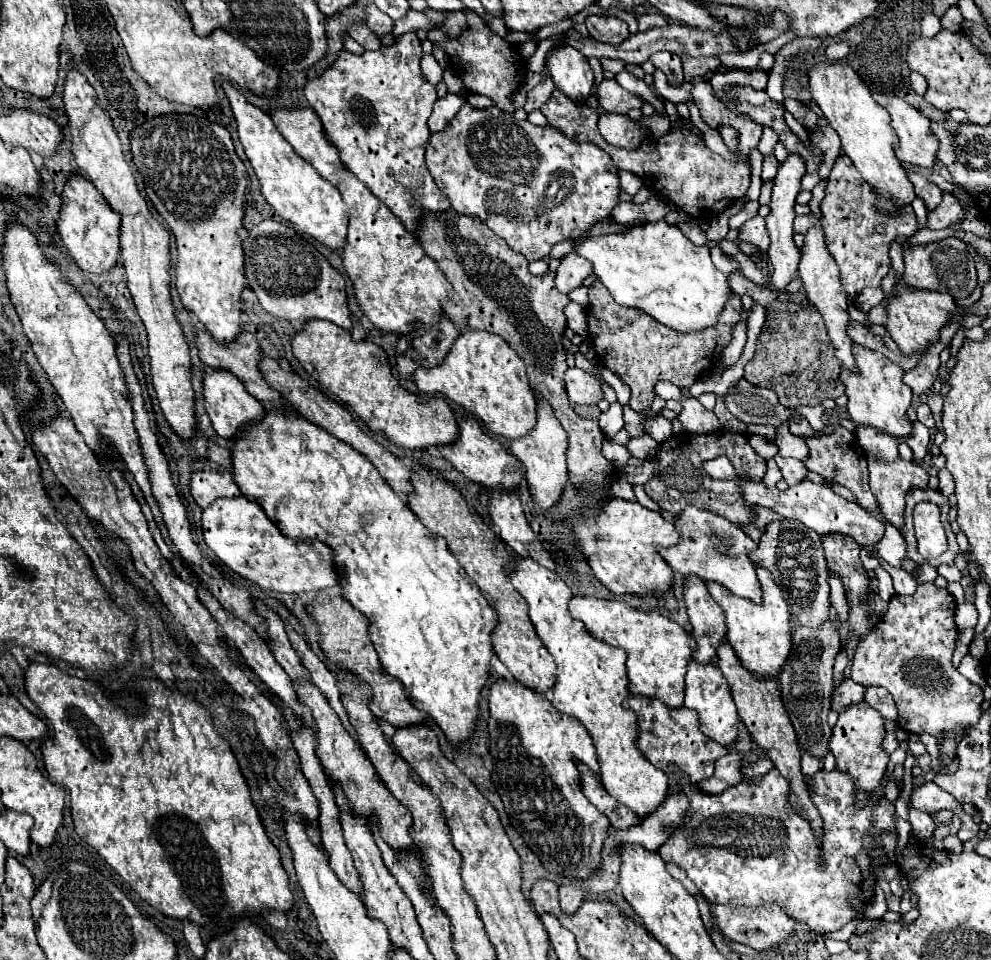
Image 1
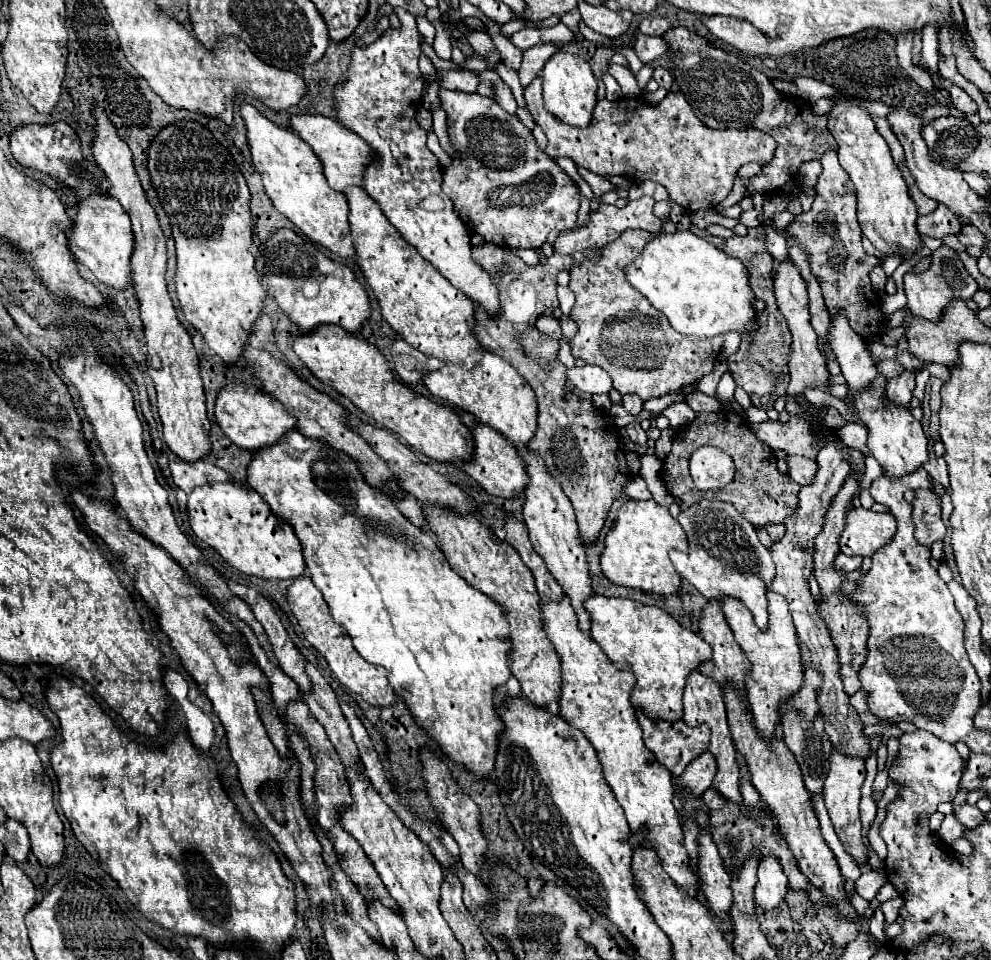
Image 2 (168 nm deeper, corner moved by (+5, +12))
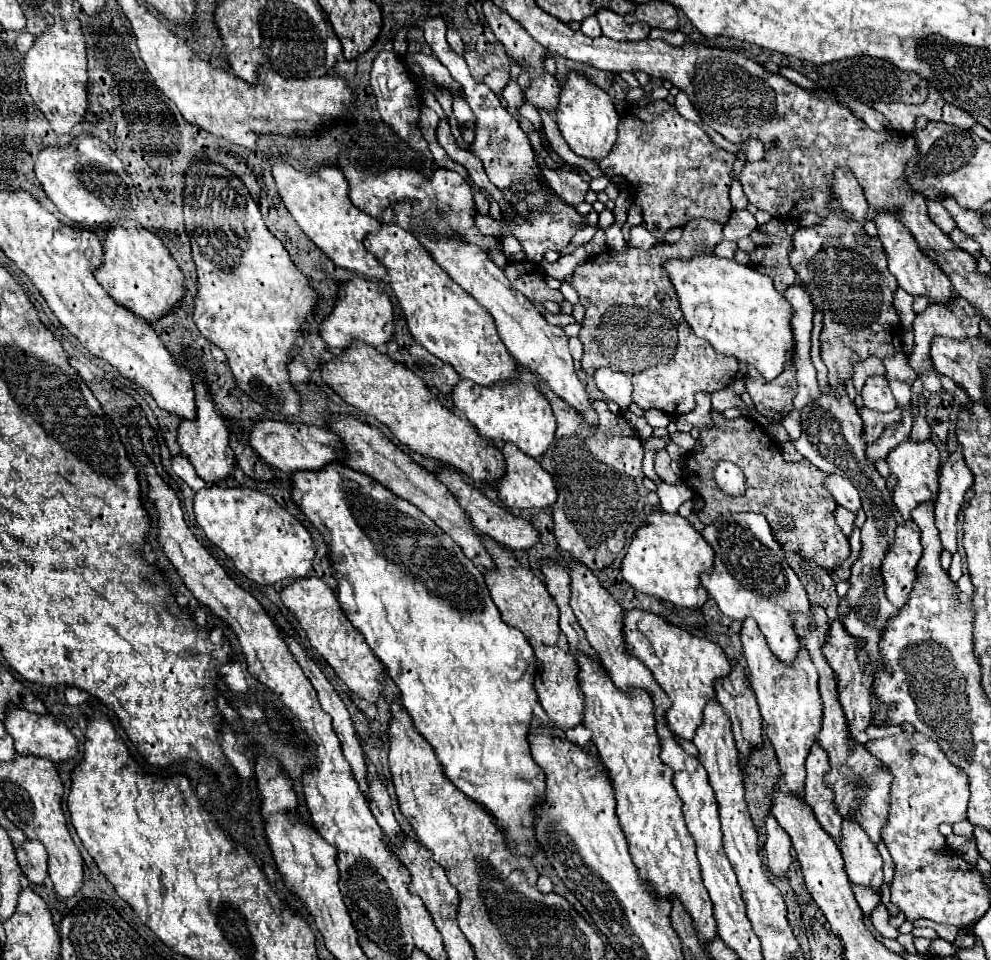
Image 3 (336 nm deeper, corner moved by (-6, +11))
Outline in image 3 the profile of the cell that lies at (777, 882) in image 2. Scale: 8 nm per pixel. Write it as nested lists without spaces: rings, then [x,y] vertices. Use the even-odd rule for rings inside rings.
[[[767,817],[765,825],[767,825],[767,843],[765,843],[767,867],[775,877],[787,877],[789,867],[795,861],[791,837],[783,831],[783,827],[777,823],[775,817]]]

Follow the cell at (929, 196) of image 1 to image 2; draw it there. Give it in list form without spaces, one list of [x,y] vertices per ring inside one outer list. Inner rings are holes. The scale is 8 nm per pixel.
[[[912,186],[912,188],[910,188],[910,198],[912,198],[914,204],[916,204],[918,216],[926,216],[926,214],[934,212],[934,208],[938,206],[938,204],[934,204],[934,200],[930,200],[928,196],[924,196],[924,194],[918,190],[918,186]]]

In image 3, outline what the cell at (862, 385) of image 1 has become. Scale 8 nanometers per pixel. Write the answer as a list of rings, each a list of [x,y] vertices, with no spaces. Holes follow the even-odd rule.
[[[931,439],[925,441],[903,441],[887,455],[887,465],[891,469],[891,475],[897,479],[897,485],[893,489],[893,503],[897,505],[897,511],[903,515],[905,521],[911,519],[911,509],[917,507],[921,501],[935,499],[937,497],[937,481],[939,481],[939,449]]]

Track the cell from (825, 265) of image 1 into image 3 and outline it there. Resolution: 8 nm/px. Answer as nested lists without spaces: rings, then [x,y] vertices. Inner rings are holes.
[[[871,375],[865,381],[861,397],[863,397],[863,405],[867,409],[873,409],[873,411],[887,413],[887,411],[893,411],[897,407],[895,397],[893,397],[891,387],[889,387],[889,379],[885,375]]]

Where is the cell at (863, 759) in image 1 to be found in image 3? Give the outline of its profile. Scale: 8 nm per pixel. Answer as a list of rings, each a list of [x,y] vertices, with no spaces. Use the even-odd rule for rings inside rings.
[[[851,817],[843,819],[839,849],[843,853],[845,871],[851,883],[869,885],[881,891],[883,859],[877,851],[877,845],[869,839],[867,831],[863,829],[863,825],[857,821],[851,821]]]

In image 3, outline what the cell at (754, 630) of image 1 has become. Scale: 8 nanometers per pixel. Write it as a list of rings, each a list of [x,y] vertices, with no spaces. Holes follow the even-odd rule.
[[[745,619],[741,627],[741,643],[743,643],[743,655],[747,659],[749,667],[749,681],[751,689],[757,695],[759,709],[763,715],[763,721],[767,725],[767,737],[775,747],[779,767],[783,771],[785,785],[789,791],[801,795],[805,785],[805,759],[811,749],[811,745],[817,739],[817,729],[821,729],[821,697],[817,689],[819,673],[813,665],[807,649],[801,645],[797,657],[791,665],[779,661],[771,649],[767,647],[767,641],[753,619]]]

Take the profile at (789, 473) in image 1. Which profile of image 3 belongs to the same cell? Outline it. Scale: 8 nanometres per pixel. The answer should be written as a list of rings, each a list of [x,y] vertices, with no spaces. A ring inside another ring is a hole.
[[[827,473],[823,487],[825,487],[825,489],[829,491],[829,495],[837,501],[837,505],[841,505],[841,507],[845,507],[845,509],[851,509],[851,511],[861,509],[859,493],[857,493],[857,489],[853,487],[853,483],[847,481],[845,477],[835,475],[835,473]]]

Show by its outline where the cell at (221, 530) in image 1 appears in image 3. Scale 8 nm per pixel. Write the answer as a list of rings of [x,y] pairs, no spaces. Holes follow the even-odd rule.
[[[215,483],[209,489],[201,489],[195,493],[193,509],[195,509],[195,521],[205,531],[209,541],[215,543],[221,551],[225,551],[225,555],[247,579],[263,585],[273,585],[283,579],[301,579],[311,569],[315,557],[315,545],[309,531],[291,513],[287,513],[273,497],[249,487],[227,487],[223,483],[219,485]]]

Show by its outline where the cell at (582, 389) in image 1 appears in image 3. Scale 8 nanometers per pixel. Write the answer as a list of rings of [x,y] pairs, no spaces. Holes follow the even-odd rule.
[[[609,367],[605,369],[597,369],[595,375],[595,385],[597,389],[611,401],[615,401],[619,407],[623,405],[631,405],[631,381],[625,373],[621,371],[613,371]]]

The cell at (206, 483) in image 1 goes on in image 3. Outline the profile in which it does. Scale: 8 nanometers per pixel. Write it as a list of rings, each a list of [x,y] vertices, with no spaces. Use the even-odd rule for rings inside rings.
[[[175,455],[173,457],[173,471],[193,489],[193,491],[199,491],[199,489],[205,489],[205,487],[211,487],[211,483],[205,483],[193,469],[193,465],[189,463],[187,457],[183,455]]]

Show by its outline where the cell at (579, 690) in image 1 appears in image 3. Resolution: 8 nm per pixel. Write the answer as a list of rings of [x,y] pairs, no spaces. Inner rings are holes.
[[[577,651],[575,653],[579,663],[579,687],[585,695],[585,715],[583,725],[591,731],[591,743],[597,747],[599,757],[603,765],[609,769],[611,781],[613,781],[613,795],[617,803],[617,817],[619,823],[627,835],[629,851],[633,855],[633,861],[641,873],[641,879],[647,879],[653,883],[655,893],[659,897],[679,897],[687,909],[687,913],[693,917],[699,939],[711,941],[717,935],[717,923],[713,917],[713,903],[709,899],[709,893],[701,881],[701,867],[695,855],[695,841],[691,833],[687,831],[683,811],[681,811],[681,799],[673,787],[673,769],[665,765],[659,757],[659,737],[655,731],[655,715],[653,715],[653,701],[647,691],[643,689],[629,689],[621,691],[613,685],[609,679],[605,667],[597,661],[593,661],[587,653]]]

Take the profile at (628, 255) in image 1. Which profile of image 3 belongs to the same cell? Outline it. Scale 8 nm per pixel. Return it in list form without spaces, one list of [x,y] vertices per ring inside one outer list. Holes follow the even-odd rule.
[[[695,253],[691,259],[667,259],[663,263],[675,287],[685,321],[697,337],[711,343],[717,353],[735,355],[739,361],[755,365],[771,381],[781,371],[793,351],[791,307],[773,287],[769,275],[759,273],[735,259],[721,259],[715,253]]]

